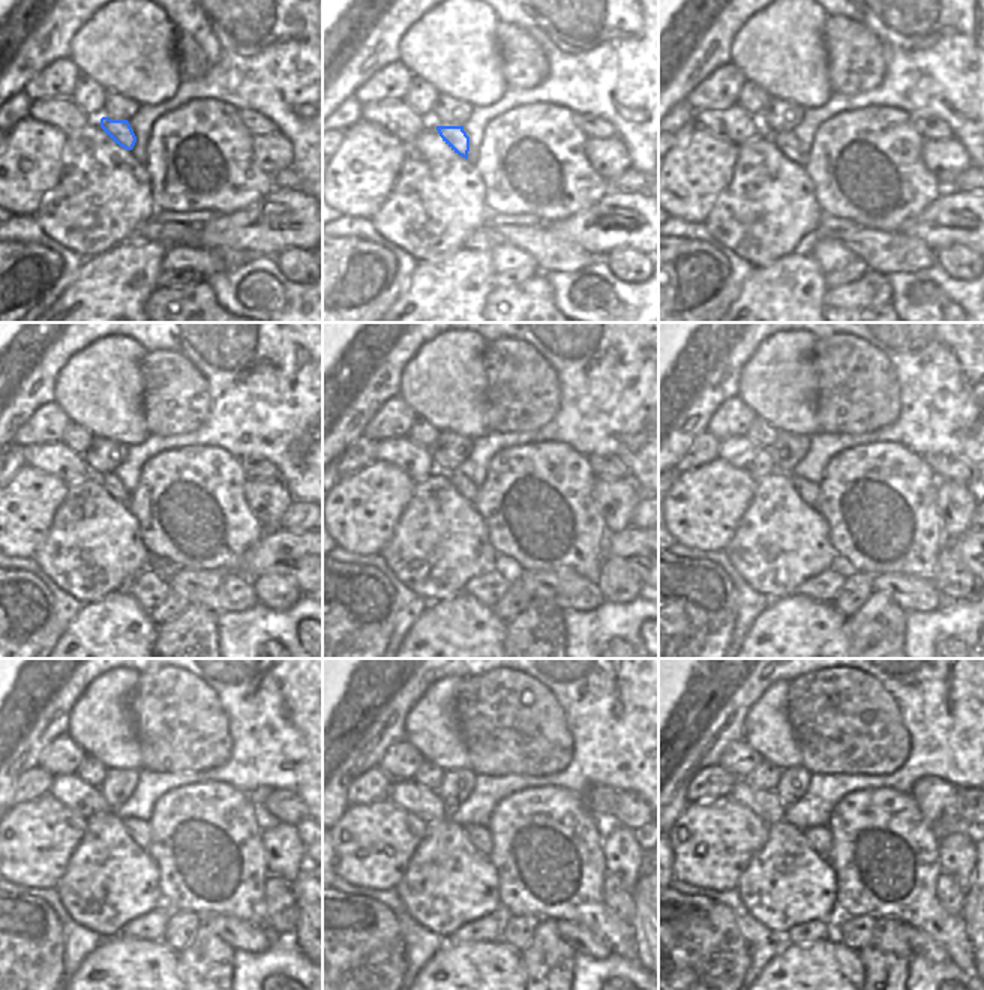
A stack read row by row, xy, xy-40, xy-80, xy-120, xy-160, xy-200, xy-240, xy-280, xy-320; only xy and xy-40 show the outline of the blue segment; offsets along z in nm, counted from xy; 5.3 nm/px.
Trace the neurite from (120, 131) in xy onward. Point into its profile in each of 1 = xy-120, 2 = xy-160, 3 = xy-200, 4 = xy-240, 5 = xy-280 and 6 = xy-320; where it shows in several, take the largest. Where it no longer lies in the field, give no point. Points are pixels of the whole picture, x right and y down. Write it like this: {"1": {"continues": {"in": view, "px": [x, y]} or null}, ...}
{"1": {"continues": {"in": "xy-120", "px": [114, 485]}}, "2": {"continues": {"in": "xy-160", "px": [467, 488]}}, "3": {"continues": {"in": "xy-200", "px": [809, 492]}}, "4": {"continues": {"in": "xy-240", "px": [140, 831]}}, "5": {"continues": {"in": "xy-280", "px": [479, 836]}}, "6": {"continues": {"in": "xy-320", "px": [819, 839]}}}

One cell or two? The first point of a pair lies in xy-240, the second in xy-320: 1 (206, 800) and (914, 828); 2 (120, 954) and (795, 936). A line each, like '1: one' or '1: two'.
1: one
2: two

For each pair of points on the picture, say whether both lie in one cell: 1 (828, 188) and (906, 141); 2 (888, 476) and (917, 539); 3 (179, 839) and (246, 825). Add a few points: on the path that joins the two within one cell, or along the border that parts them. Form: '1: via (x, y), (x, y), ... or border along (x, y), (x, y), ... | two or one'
1: via (849, 185), (872, 164), (893, 162) | one
2: via (899, 491), (912, 507), (915, 524) | one
3: via (195, 839), (206, 839), (222, 827), (230, 825) | one

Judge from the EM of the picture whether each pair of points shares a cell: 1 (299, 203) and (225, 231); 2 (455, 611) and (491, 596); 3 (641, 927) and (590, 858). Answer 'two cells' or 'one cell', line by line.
1: one cell
2: two cells
3: two cells

